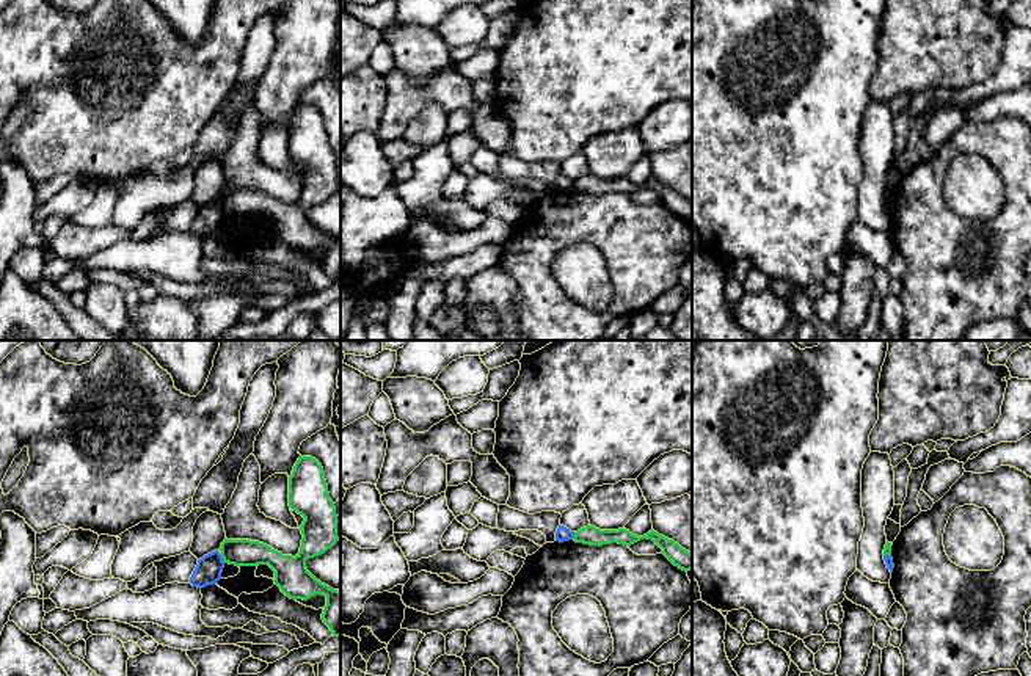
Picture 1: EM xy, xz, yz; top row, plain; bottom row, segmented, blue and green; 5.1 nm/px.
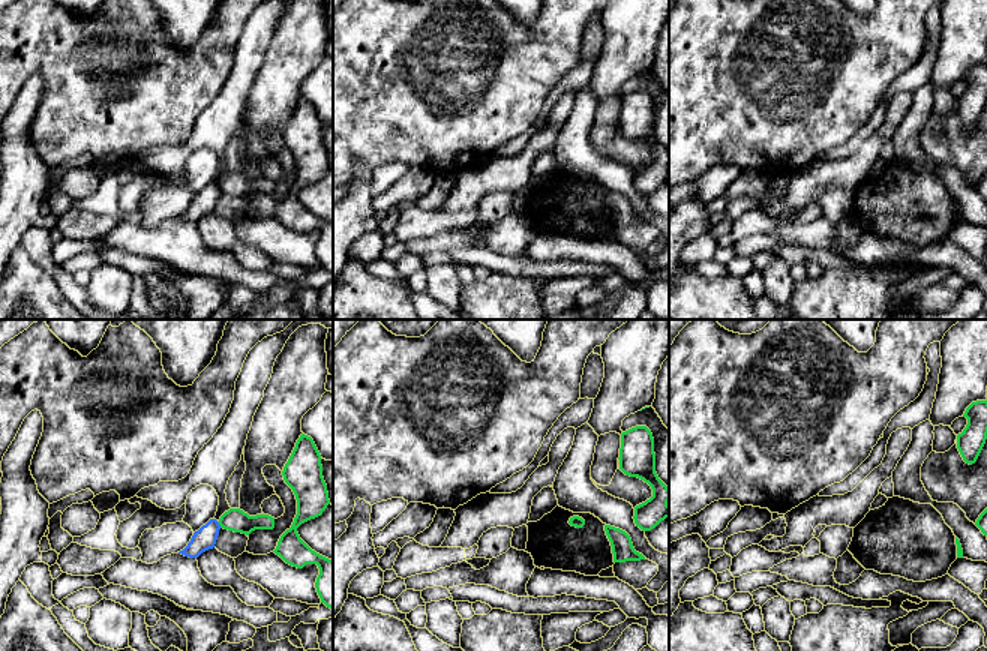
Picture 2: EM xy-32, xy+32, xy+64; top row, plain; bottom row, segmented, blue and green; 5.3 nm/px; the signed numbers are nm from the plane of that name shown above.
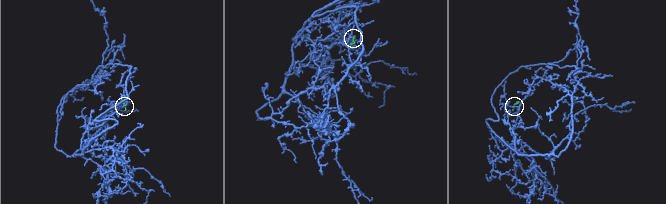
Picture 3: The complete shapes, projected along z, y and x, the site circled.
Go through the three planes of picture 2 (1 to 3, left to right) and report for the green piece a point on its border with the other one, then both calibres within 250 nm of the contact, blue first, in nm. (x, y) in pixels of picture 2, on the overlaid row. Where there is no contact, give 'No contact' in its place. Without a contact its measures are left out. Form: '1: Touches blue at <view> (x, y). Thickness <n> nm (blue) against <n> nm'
1: Touches blue at xy-32 (219, 525). Thickness 120 nm (blue) against 120 nm
2: No contact
3: No contact

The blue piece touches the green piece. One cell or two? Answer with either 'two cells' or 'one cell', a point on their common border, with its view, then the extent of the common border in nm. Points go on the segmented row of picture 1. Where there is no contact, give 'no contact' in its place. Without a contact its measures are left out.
two cells | xy (222, 559) | 50 nm

